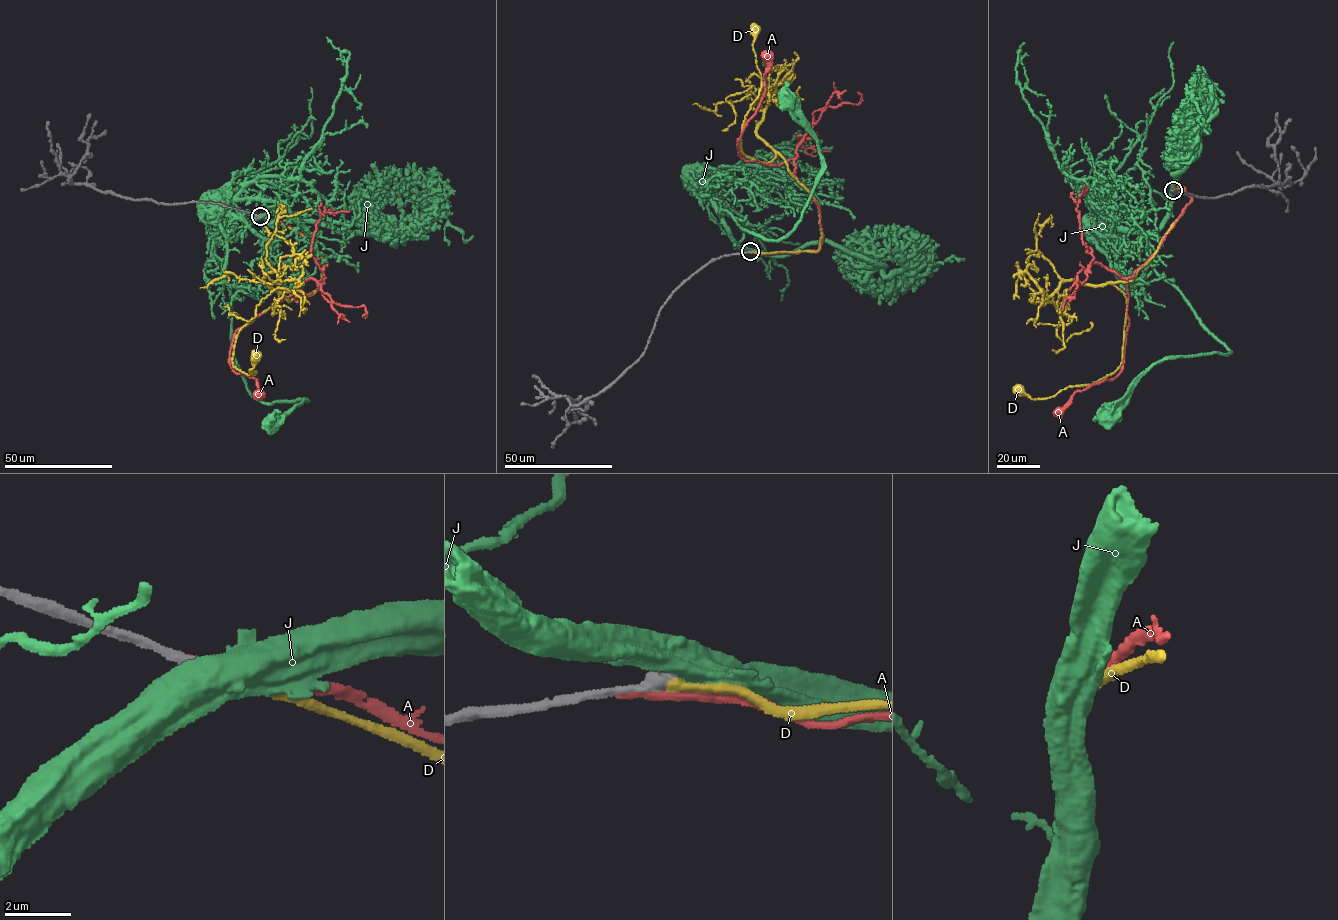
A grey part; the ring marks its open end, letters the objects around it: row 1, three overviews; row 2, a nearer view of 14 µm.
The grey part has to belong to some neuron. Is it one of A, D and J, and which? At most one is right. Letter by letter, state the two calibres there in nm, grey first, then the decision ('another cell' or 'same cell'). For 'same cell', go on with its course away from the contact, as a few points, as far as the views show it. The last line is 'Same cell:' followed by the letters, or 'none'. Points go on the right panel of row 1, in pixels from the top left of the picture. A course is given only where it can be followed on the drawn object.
A: 550 nm thick on the grey side, 320 nm on the other; another cell
D: 480 nm thick on the grey side, 380 nm on the other; same cell; it runs (1173, 190), (1191, 202), (1130, 281), (1111, 283), (1126, 299), (1121, 365), (1042, 399), (1017, 390)
J: 480 nm thick on the grey side, 800 nm on the other; another cell
Same cell: D

